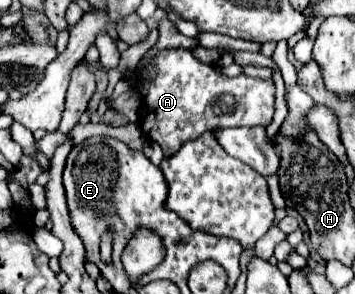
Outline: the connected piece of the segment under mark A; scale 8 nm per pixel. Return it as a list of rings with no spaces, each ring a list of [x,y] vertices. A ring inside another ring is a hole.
[[[187,49],[161,51],[151,65],[157,69],[157,77],[149,85],[145,97],[143,131],[149,139],[161,145],[165,157],[175,155],[183,143],[197,139],[211,127],[267,127],[273,121],[273,81],[247,75],[225,77],[215,65],[205,65],[197,61]]]

